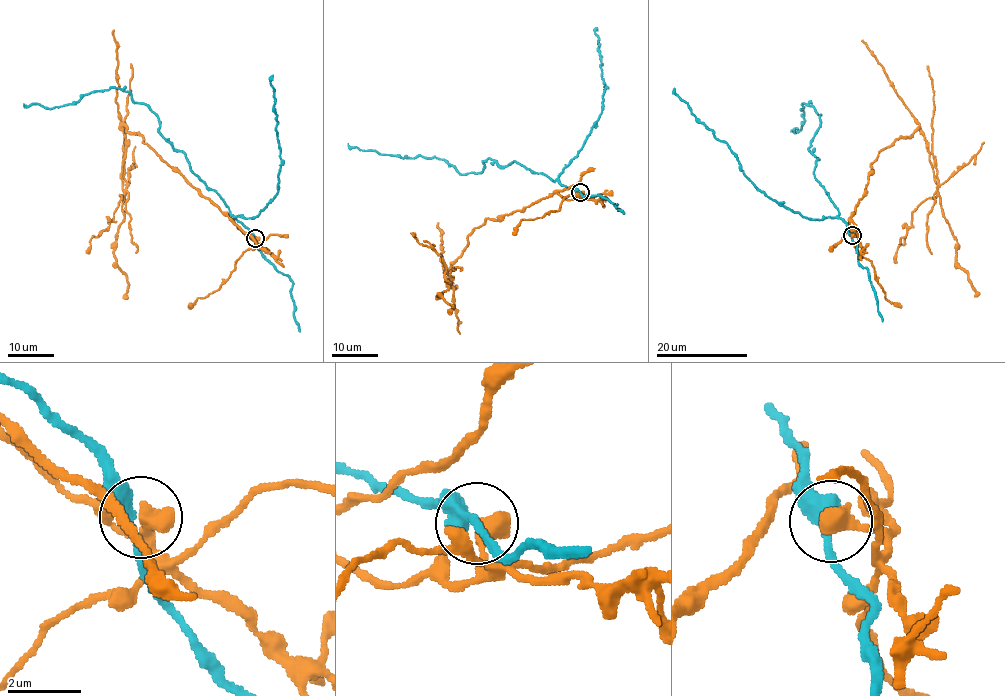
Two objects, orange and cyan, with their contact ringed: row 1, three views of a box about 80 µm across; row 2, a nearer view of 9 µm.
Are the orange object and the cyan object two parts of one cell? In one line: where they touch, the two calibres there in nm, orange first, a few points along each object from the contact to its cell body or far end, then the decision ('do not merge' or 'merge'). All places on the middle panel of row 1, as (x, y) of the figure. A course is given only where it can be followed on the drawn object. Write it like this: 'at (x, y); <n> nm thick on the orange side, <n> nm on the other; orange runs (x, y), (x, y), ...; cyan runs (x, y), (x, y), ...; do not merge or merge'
at (580, 192); 550 nm thick on the orange side, 400 nm on the other; orange runs (579, 192), (568, 200), (553, 193), (473, 230), (448, 270), (449, 287), (439, 294), (449, 309); cyan runs (579, 192), (515, 161), (500, 166), (488, 158), (481, 172), (461, 174), (444, 160), (380, 154), (348, 143); do not merge

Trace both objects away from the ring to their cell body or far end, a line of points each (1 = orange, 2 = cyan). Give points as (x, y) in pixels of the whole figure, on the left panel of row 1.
1: (255, 239), (123, 126), (124, 218), (114, 258), (127, 279), (124, 299)
2: (255, 239), (159, 131), (156, 115), (128, 91), (91, 91), (52, 108), (24, 105)

